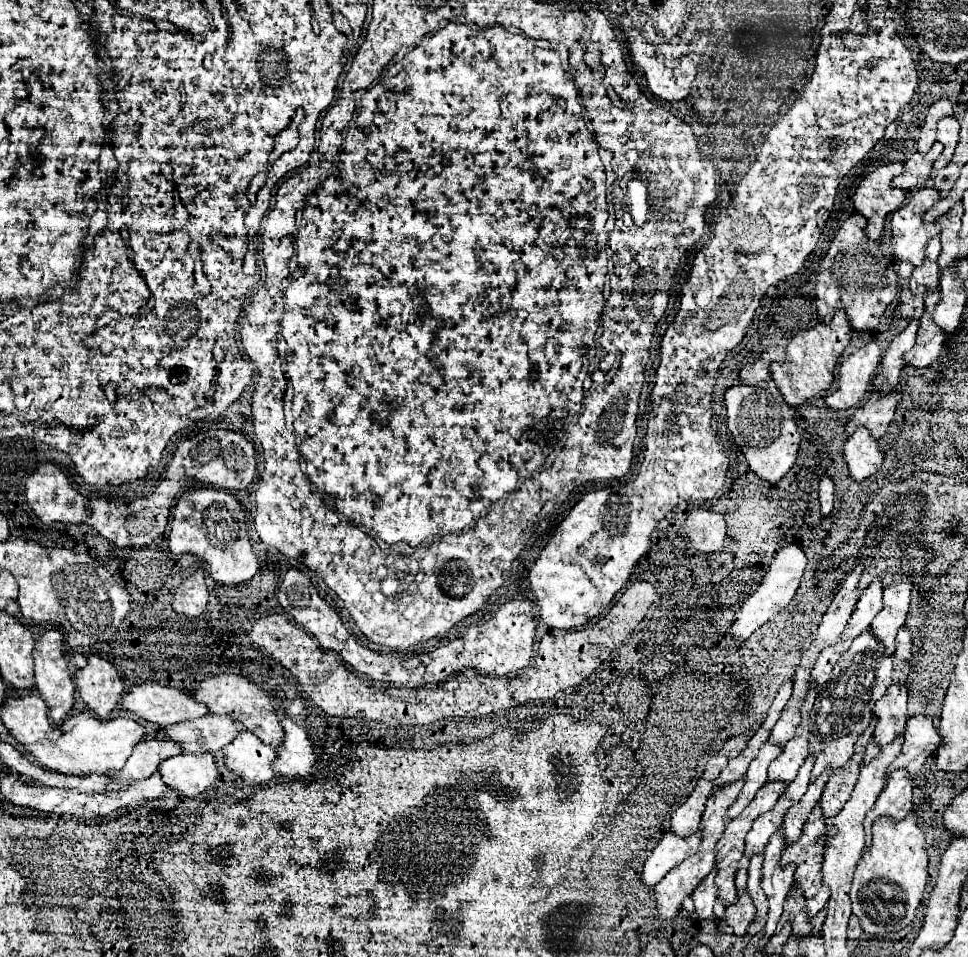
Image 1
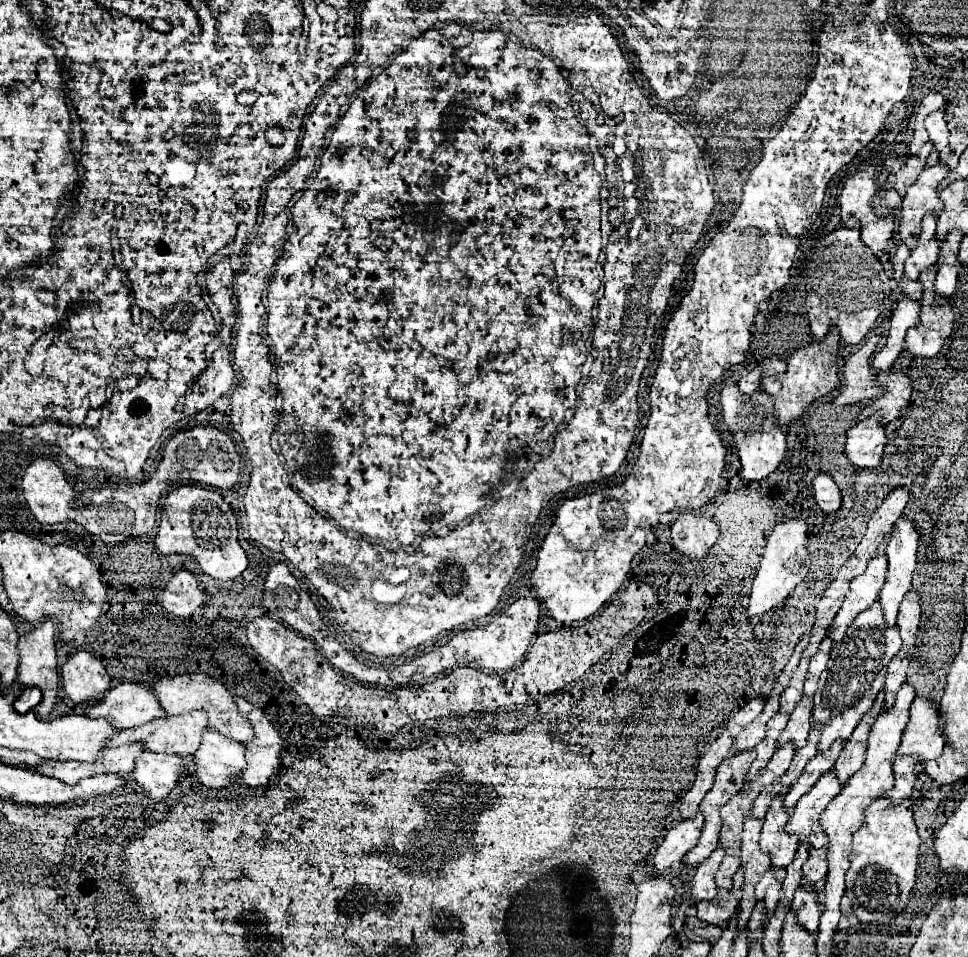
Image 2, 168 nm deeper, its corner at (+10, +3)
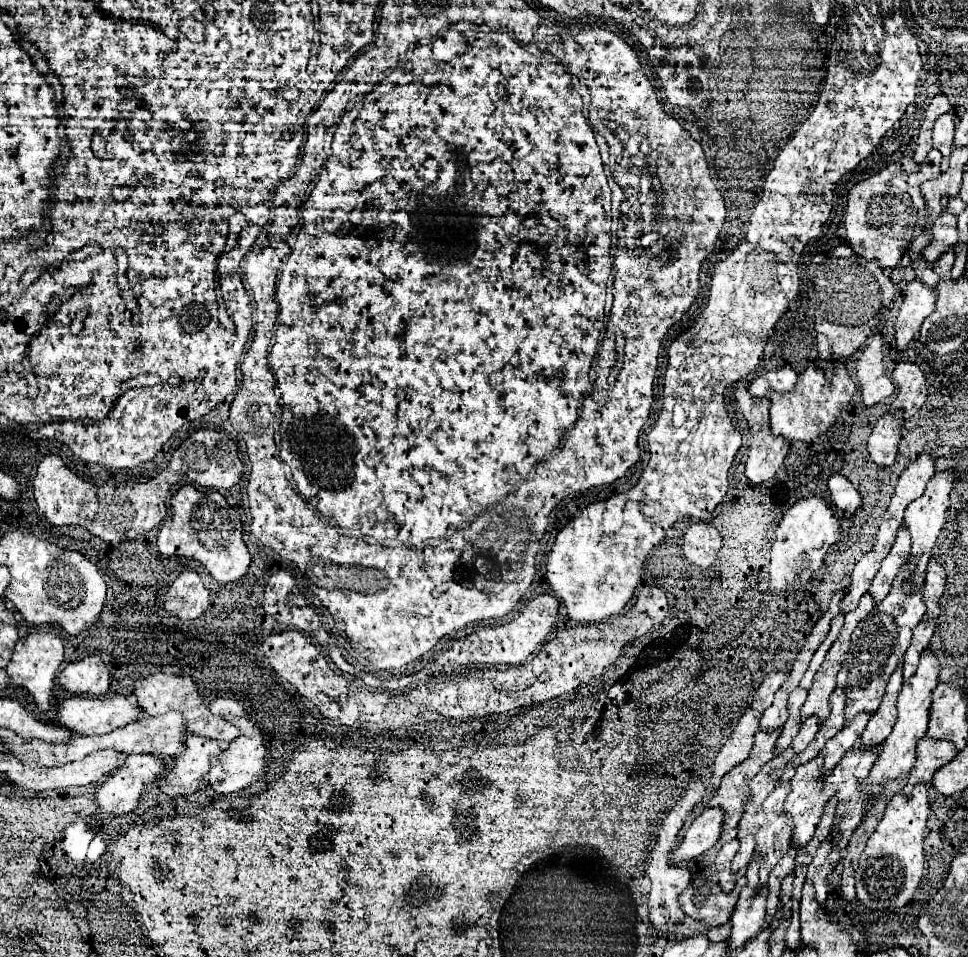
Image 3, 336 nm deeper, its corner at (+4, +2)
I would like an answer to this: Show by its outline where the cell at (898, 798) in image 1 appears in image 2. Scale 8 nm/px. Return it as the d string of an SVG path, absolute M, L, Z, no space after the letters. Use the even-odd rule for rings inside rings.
M897 755L895 757L895 765L893 765L893 771L895 771L895 787L885 795L885 797L891 797L893 805L899 805L903 799L911 797L911 791L913 791L913 785L915 785L915 779L919 775L919 763L913 755Z

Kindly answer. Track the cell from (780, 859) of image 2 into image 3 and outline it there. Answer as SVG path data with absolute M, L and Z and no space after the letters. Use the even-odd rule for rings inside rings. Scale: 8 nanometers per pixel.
M817 756L811 762L801 764L797 768L791 780L791 792L783 806L783 814L793 822L793 836L791 836L793 850L803 848L811 840L821 820L825 804L827 804L827 792L823 792L823 782L819 776L819 756Z

